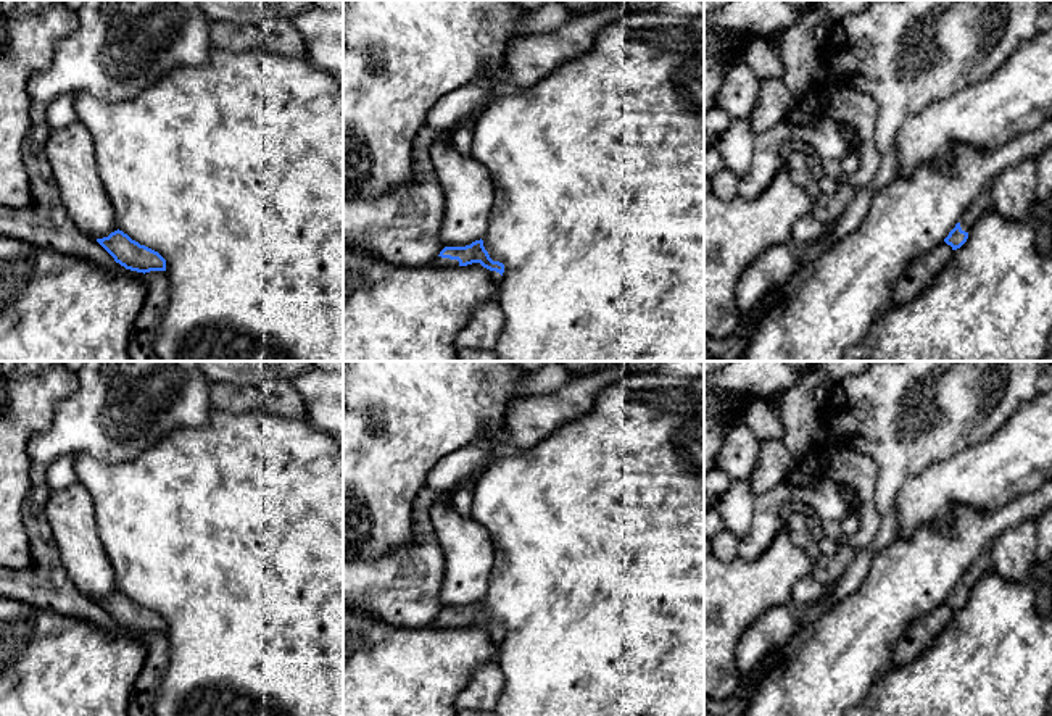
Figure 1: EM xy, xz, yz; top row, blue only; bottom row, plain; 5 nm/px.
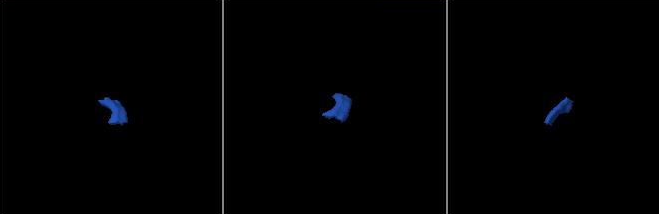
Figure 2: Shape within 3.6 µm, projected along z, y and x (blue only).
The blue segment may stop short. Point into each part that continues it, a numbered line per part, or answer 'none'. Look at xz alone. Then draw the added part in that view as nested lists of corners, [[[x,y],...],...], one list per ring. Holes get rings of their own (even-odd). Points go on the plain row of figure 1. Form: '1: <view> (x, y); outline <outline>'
1: xz (440, 623); outline [[[438,618],[437,621],[432,622],[432,626],[440,629],[454,629],[454,627],[459,627],[459,622]]]

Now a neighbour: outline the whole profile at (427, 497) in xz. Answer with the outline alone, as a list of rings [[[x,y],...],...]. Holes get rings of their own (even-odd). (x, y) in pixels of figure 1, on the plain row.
[[[422,487],[414,500],[414,537],[425,539],[433,535],[430,510],[433,505],[448,500],[451,492]]]

